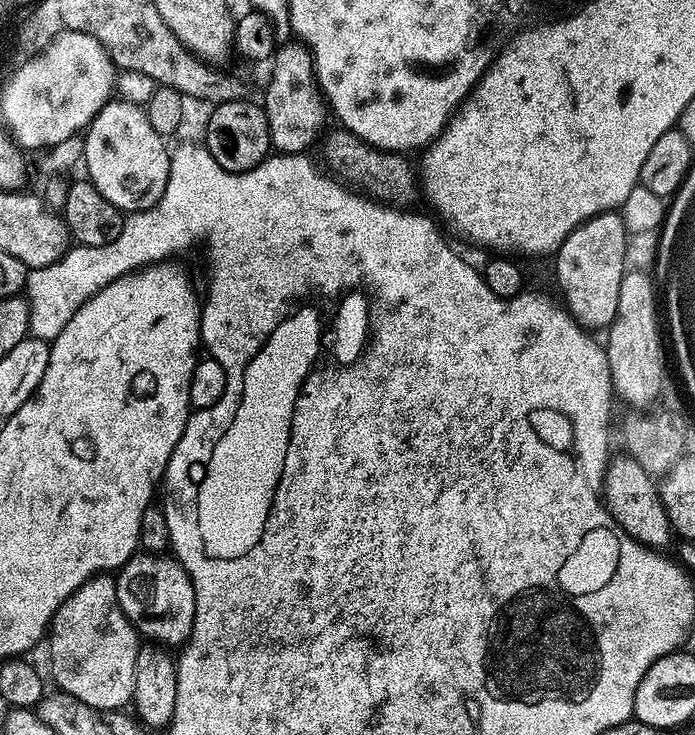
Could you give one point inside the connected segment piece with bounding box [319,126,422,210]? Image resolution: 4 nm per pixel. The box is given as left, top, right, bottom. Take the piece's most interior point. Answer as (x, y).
(387, 178)

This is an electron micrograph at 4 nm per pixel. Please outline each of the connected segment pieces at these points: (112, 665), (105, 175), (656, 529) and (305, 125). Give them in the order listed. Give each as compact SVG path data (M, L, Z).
M111 575L92 576L58 606L49 627L49 642L50 670L59 691L104 711L121 711L131 703L140 635L118 602Z
M113 98L98 110L98 114L89 122L83 133L84 156L82 168L85 168L87 179L100 191L102 198L109 200L121 213L131 214L153 208L166 190L166 182L170 174L170 148L165 137L158 135L154 126L150 126L150 118L143 107L131 104L128 100Z
M620 454L617 460L615 457L609 463L604 476L602 495L614 522L618 522L618 526L622 526L625 534L637 544L643 544L645 548L653 550L664 550L664 547L674 540L670 518L664 509L657 481L628 455Z
M281 43L271 57L272 77L268 80L262 107L268 119L272 148L280 154L304 154L309 151L312 139L314 144L325 127L326 102L318 89L311 53L302 44L291 43Z

